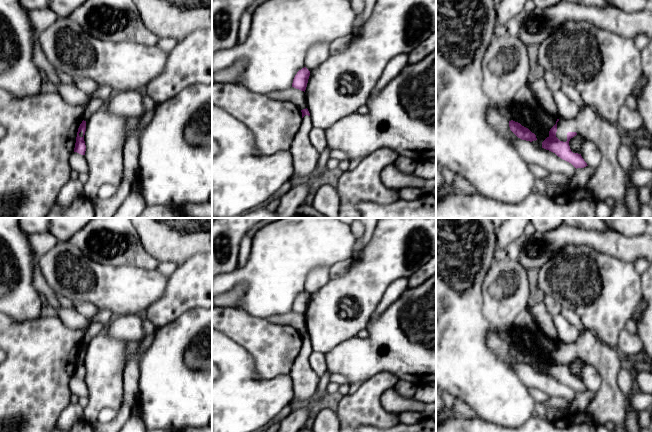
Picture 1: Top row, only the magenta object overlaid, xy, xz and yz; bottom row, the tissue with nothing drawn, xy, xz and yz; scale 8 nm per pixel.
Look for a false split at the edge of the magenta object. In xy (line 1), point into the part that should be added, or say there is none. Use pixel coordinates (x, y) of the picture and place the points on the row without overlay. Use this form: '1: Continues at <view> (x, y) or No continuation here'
1: No continuation here

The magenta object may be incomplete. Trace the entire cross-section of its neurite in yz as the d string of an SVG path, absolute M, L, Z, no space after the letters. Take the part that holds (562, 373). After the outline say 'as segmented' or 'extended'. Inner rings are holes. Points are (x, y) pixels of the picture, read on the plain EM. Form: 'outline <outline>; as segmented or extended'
outline M557 343L556 348L550 353L549 360L542 366L542 372L555 377L561 383L571 387L576 393L588 390L581 378L573 377L570 373L569 365L577 359L576 356L568 356L566 366L560 365L556 361L558 345L559 343Z; as segmented

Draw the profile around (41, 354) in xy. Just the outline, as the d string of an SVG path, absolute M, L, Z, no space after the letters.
M0 312L0 349L6 353L5 360L0 364L0 432L52 432L62 411L71 403L69 381L74 376L77 356L84 339L83 330L67 327L53 312L44 313L32 320L15 322L11 317Z

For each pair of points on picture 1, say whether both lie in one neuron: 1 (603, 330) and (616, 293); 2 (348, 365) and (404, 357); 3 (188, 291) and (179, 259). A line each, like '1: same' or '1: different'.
1: same
2: same
3: different

